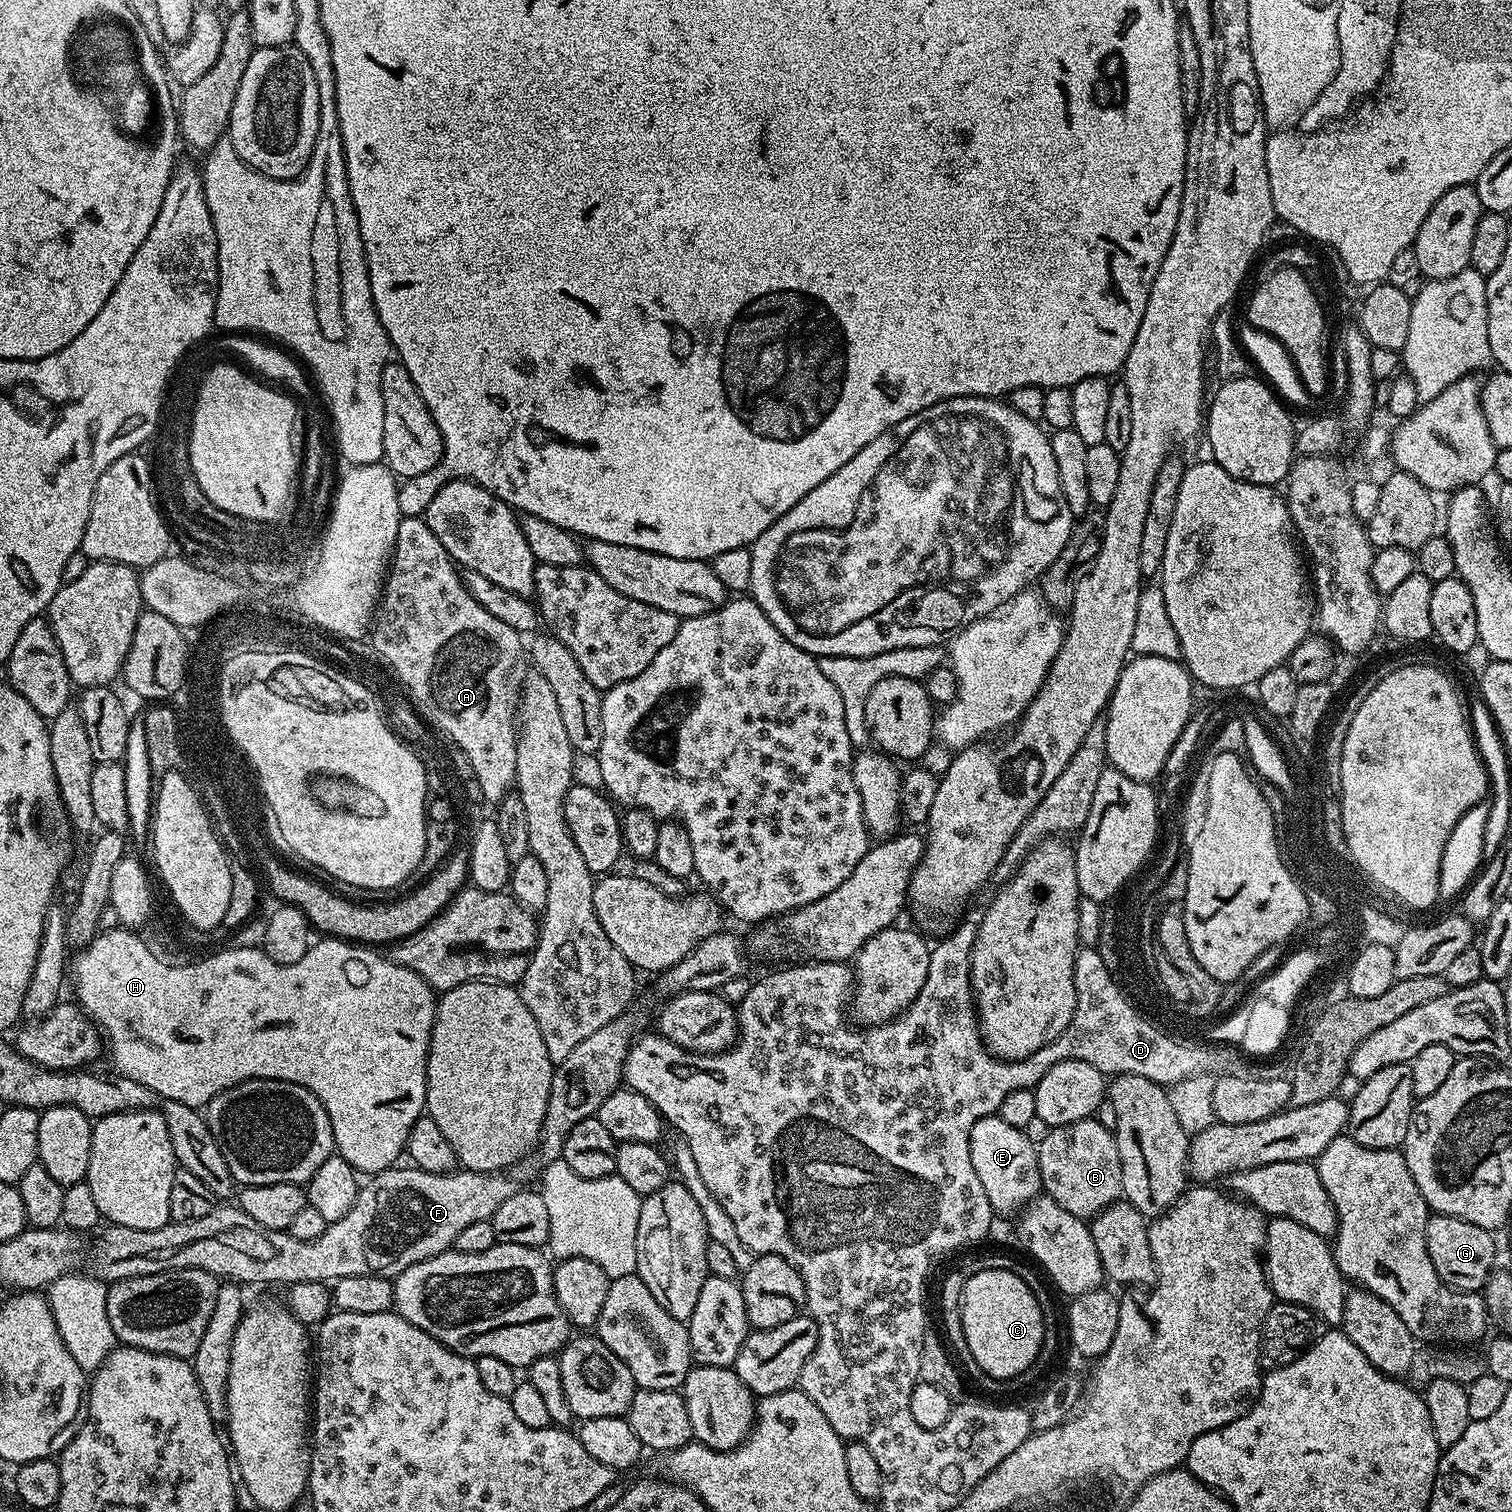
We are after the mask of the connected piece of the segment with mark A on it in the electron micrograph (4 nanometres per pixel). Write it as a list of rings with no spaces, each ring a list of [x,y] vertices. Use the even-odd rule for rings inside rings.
[[[405,516],[398,522],[398,538],[394,542],[394,550],[392,551],[392,559],[390,561],[390,571],[387,573],[384,581],[384,591],[381,595],[380,603],[377,607],[375,616],[378,617],[380,625],[376,627],[375,633],[372,637],[376,640],[377,648],[380,648],[380,652],[382,652],[384,656],[388,656],[388,659],[392,660],[393,665],[396,666],[393,673],[400,673],[400,677],[402,678],[400,684],[403,687],[403,691],[406,693],[407,699],[410,701],[411,707],[413,704],[413,706],[420,711],[417,713],[419,713],[423,719],[434,722],[435,724],[443,724],[444,728],[448,728],[448,731],[452,732],[452,735],[456,736],[456,740],[460,741],[460,744],[464,745],[465,752],[468,752],[469,756],[472,756],[476,772],[479,773],[481,779],[480,783],[484,785],[484,791],[488,794],[488,796],[494,796],[498,801],[503,800],[505,796],[509,795],[509,793],[513,791],[516,783],[516,737],[518,735],[518,720],[516,715],[518,712],[518,692],[514,687],[514,680],[512,684],[512,675],[515,674],[516,667],[520,664],[520,640],[522,640],[521,633],[510,630],[510,626],[506,626],[506,622],[502,622],[500,619],[494,618],[494,614],[489,614],[486,610],[482,610],[482,606],[478,606],[478,602],[474,602],[474,598],[470,594],[470,590],[464,585],[464,578],[458,571],[456,561],[450,558],[450,554],[446,550],[446,546],[442,546],[442,542],[438,542],[438,538],[434,538],[434,530],[430,530],[430,526],[426,526],[424,519],[418,516]]]

